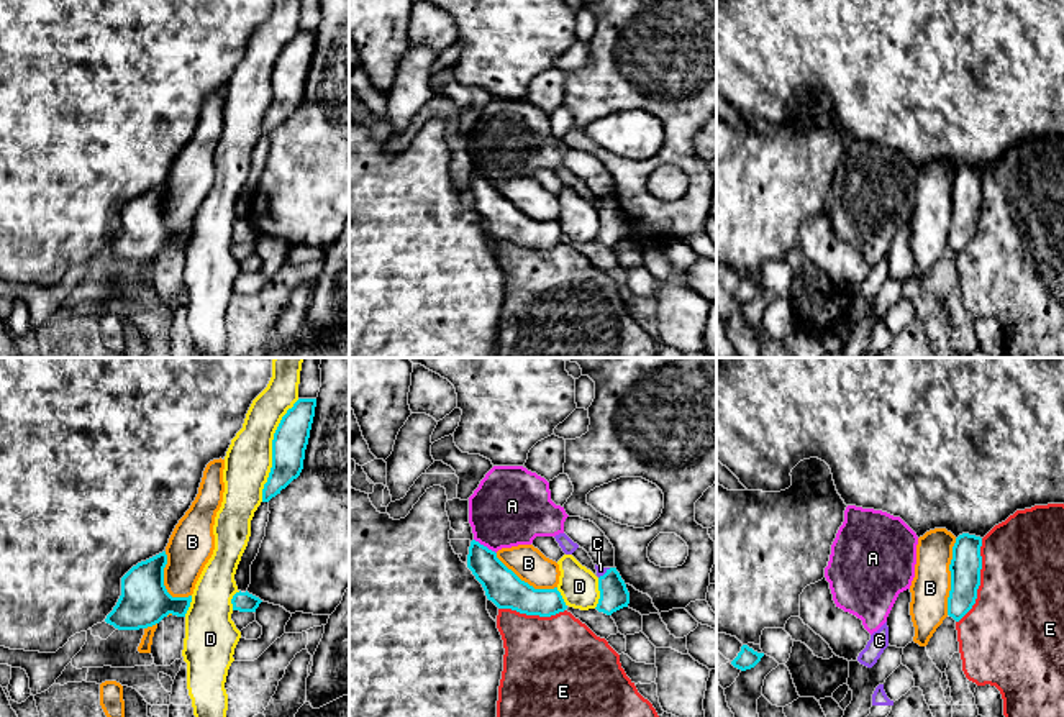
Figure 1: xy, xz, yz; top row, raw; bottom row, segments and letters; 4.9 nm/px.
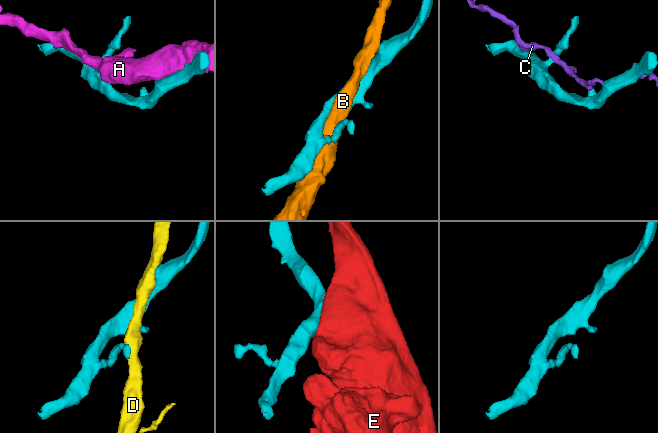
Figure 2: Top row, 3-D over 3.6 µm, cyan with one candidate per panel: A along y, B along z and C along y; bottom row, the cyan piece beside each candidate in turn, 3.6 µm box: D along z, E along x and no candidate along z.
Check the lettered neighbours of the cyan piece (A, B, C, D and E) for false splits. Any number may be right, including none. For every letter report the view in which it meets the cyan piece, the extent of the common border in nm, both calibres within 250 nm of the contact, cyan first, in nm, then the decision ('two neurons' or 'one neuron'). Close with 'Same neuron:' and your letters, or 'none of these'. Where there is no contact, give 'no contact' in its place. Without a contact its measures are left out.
A: contact in xz; length 130 nm; calibres 180 and 380 nm; two neurons
B: contact in yz; length 380 nm; calibres 150 and 190 nm; two neurons
C: contact in xz; length 80 nm; calibres 140 and 50 nm; two neurons
D: contact in xy; length 550 nm; calibres 170 and 240 nm; two neurons
E: contact in yz; length 440 nm; calibres 150 and 440 nm; two neurons
Same neuron: none of these

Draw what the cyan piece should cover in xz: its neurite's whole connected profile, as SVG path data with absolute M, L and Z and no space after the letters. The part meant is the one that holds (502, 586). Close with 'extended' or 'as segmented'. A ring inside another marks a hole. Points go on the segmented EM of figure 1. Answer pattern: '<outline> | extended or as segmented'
M475 540L469 546L467 568L482 584L487 599L498 609L539 617L551 617L567 609L557 587L534 589L508 569L495 551Z | as segmented

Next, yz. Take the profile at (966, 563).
M962 533L953 546L951 591L948 597L948 615L959 622L975 604L980 586L982 538Z | as segmented

